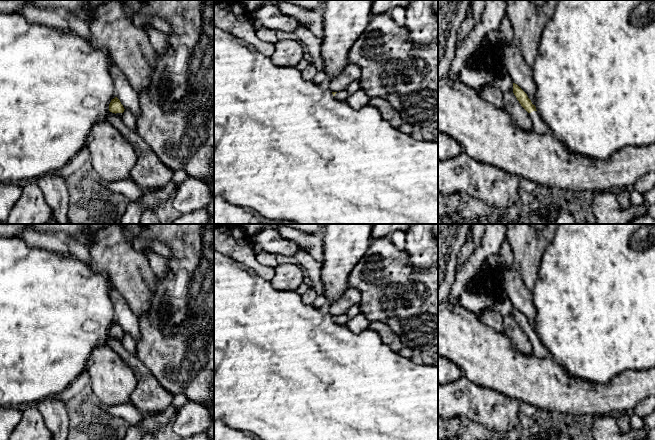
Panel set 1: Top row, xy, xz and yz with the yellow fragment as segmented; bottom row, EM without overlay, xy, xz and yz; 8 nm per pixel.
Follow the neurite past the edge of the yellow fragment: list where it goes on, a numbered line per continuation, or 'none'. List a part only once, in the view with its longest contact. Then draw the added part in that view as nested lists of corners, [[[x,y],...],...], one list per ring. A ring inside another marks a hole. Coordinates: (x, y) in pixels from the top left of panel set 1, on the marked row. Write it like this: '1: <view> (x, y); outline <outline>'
1: yz (539, 126); outline [[[537,111],[529,113],[532,120],[533,130],[538,134],[547,134],[550,132],[544,120],[541,118]]]

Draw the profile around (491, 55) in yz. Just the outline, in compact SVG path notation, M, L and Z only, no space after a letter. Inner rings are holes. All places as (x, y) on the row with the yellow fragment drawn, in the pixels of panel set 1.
M486 35L468 58L469 65L477 65L479 63L491 67L495 74L497 71L501 71L501 76L505 75L507 70L504 65L504 48L502 44L490 44Z

